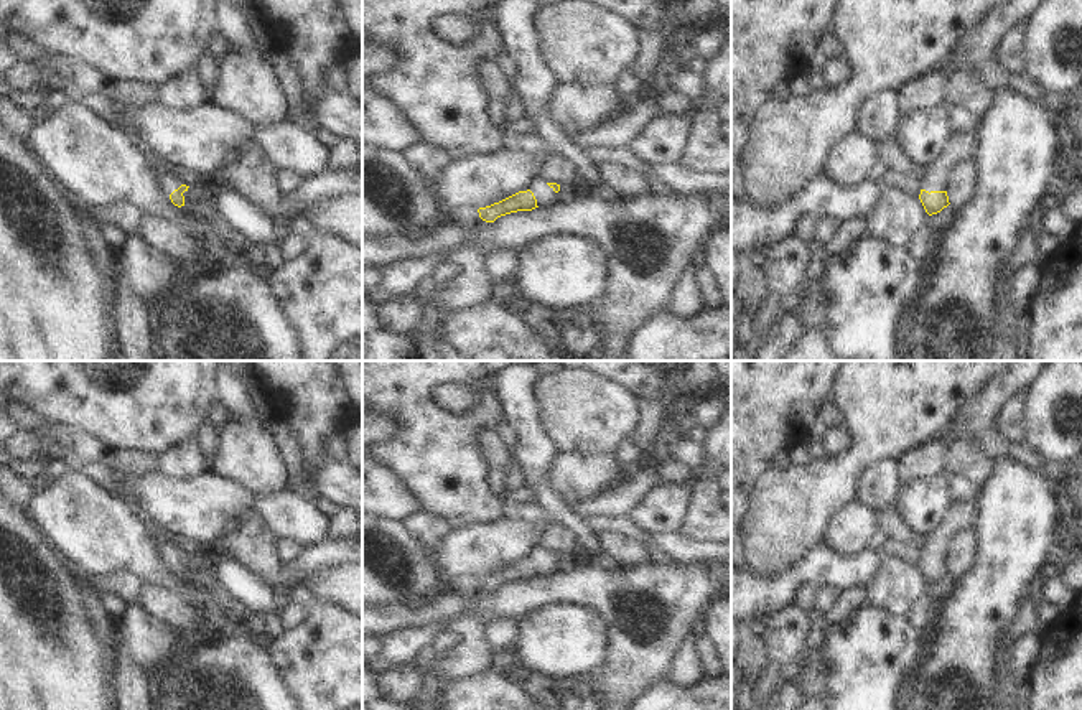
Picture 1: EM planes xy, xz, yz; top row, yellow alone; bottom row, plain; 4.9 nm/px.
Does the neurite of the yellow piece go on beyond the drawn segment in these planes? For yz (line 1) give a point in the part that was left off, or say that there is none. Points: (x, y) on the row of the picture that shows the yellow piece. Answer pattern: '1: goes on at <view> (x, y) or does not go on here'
1: goes on at yz (960, 147)

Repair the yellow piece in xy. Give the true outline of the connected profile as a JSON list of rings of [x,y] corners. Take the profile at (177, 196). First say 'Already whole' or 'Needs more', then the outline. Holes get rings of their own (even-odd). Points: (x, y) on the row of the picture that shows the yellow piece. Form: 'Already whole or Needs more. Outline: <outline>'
Needs more. Outline: [[[160,166],[156,170],[156,173],[158,173],[163,186],[165,186],[165,193],[170,196],[171,203],[175,206],[178,206],[178,208],[184,206],[184,196],[183,196],[183,193],[188,191],[189,186],[181,185],[176,180],[176,176],[170,170],[166,170],[163,166]]]

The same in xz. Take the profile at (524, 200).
Needs more. Outline: [[[540,178],[534,181],[534,186],[527,191],[519,191],[499,203],[494,203],[486,208],[479,208],[479,217],[486,222],[494,222],[497,217],[517,213],[517,211],[532,211],[535,208],[552,208],[558,204],[557,193],[560,185],[545,183]]]

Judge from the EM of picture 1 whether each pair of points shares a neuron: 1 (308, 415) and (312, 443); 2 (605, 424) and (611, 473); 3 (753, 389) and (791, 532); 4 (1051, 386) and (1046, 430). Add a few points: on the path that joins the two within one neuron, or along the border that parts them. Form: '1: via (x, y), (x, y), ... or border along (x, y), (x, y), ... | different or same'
1: via (312, 422), (312, 437) | same
2: border along (568, 452), (613, 455) | different
3: border along (771, 467), (758, 481), (750, 499) | different
4: via (1051, 397), (1049, 419) | same

